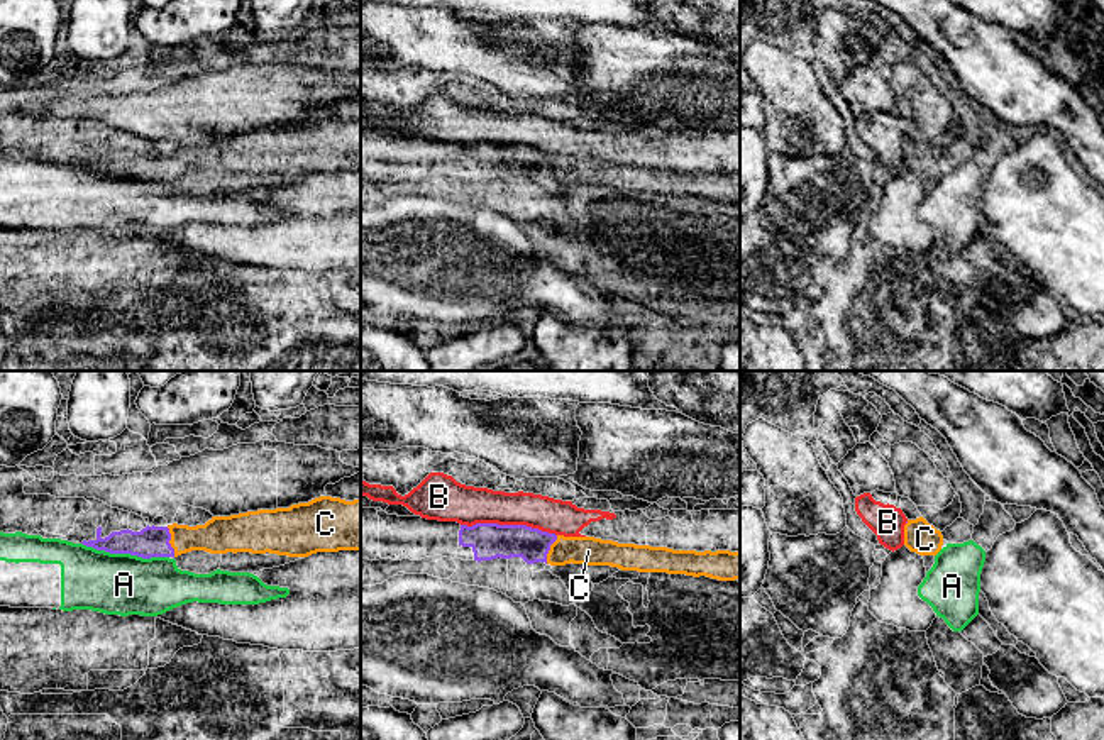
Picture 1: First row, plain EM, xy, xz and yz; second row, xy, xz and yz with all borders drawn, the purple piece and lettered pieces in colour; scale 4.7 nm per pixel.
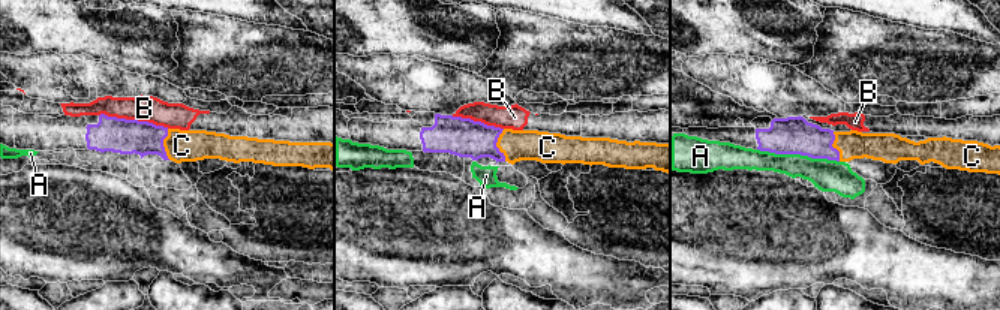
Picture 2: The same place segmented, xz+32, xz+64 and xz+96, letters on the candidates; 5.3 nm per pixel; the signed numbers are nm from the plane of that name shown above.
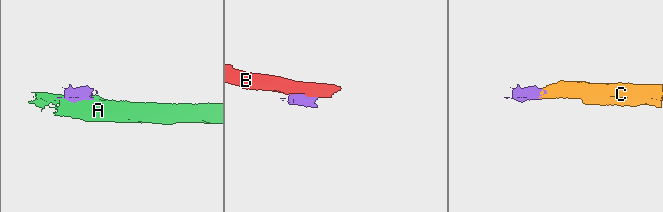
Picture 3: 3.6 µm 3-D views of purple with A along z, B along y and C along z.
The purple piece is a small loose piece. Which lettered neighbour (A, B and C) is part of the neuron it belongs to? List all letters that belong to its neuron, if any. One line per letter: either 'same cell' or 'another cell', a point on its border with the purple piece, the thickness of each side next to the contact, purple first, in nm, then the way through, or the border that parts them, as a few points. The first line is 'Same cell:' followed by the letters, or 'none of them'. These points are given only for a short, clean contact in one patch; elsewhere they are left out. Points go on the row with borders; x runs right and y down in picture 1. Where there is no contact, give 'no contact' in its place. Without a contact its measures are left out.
Same cell: C
A: another cell; contact xy (126, 552); calibres 140 and 300 nm
B: another cell; contact xz (508, 525); calibres 180 and 190 nm
C: same cell; contact xy (168, 542); calibres 140 and 180 nm; way xy (153, 541), (168, 542), (219, 535)

